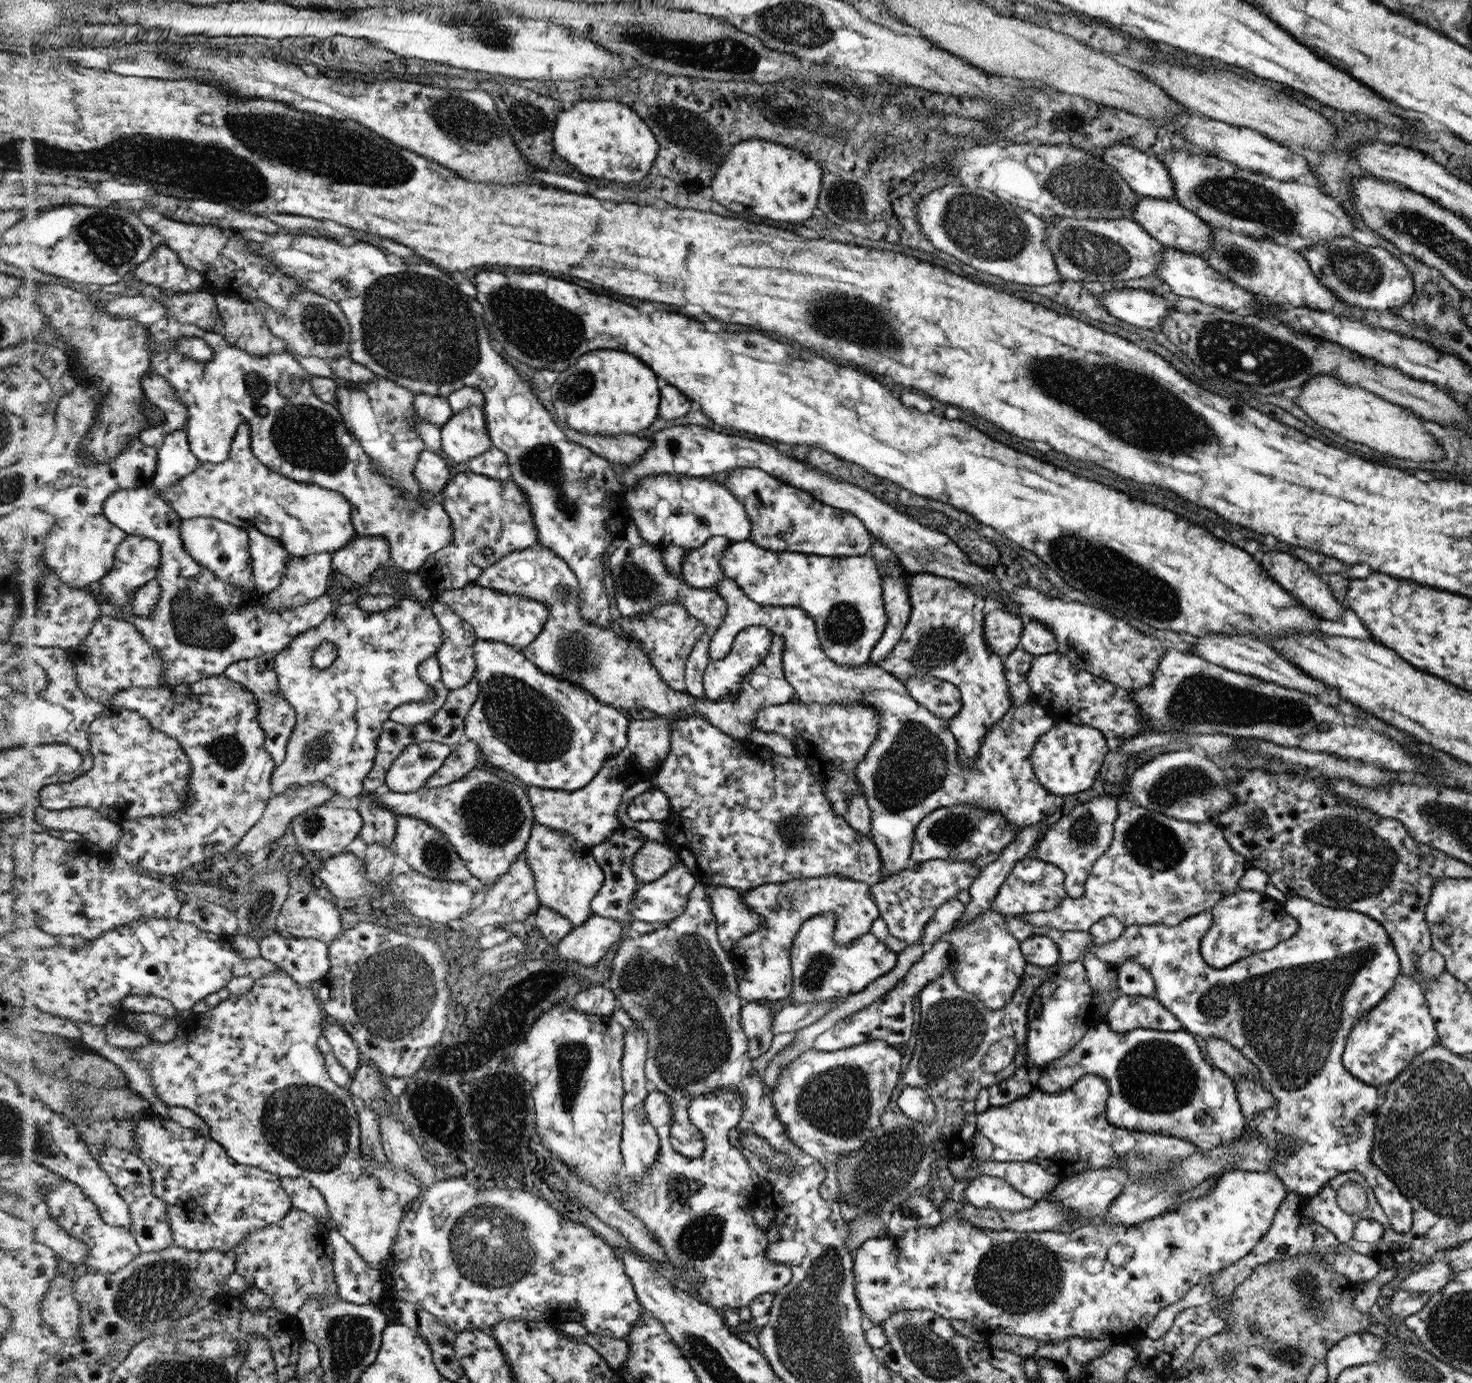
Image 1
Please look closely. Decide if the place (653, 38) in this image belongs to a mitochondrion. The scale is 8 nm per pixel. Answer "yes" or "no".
yes

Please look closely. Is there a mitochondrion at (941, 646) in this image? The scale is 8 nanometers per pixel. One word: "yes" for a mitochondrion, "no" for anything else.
yes

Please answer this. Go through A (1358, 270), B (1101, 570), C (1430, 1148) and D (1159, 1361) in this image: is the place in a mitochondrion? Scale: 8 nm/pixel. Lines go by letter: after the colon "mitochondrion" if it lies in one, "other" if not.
A: mitochondrion
B: mitochondrion
C: mitochondrion
D: other

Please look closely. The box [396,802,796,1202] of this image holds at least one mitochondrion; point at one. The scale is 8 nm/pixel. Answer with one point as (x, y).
(682, 993)

